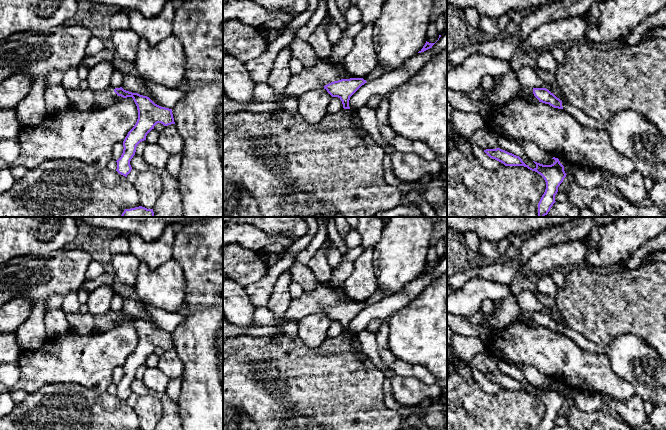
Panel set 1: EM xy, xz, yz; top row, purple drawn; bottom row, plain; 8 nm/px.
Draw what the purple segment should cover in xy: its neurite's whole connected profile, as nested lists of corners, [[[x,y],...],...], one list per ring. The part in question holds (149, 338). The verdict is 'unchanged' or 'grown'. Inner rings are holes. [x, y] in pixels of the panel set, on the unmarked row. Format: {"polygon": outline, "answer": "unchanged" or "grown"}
{"polygon": [[[122,311],[108,312],[95,315],[89,312],[66,313],[70,329],[79,335],[90,335],[96,332],[104,332],[116,327],[117,325],[132,321],[138,334],[138,343],[134,351],[128,356],[123,365],[123,377],[116,385],[116,395],[127,401],[132,391],[130,385],[135,379],[137,369],[146,364],[147,358],[154,353],[157,347],[164,350],[175,348],[172,333],[161,331],[155,328],[149,321],[132,317]]], "answer": "grown"}

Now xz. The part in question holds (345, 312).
{"polygon": [[[317,282],[311,293],[304,293],[291,302],[283,318],[298,322],[305,316],[324,312],[332,321],[342,325],[344,333],[350,333],[350,321],[366,306],[363,302],[351,302],[341,290],[331,285]]], "answer": "grown"}

